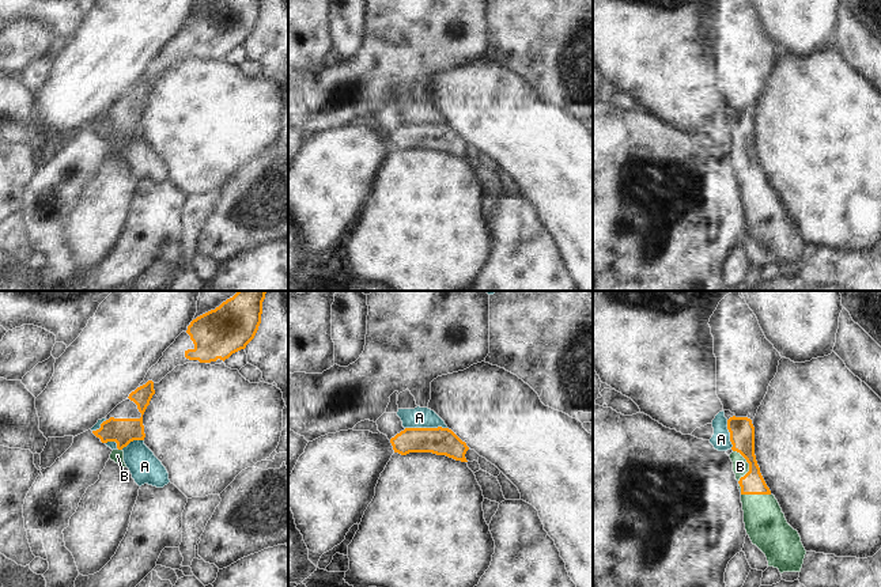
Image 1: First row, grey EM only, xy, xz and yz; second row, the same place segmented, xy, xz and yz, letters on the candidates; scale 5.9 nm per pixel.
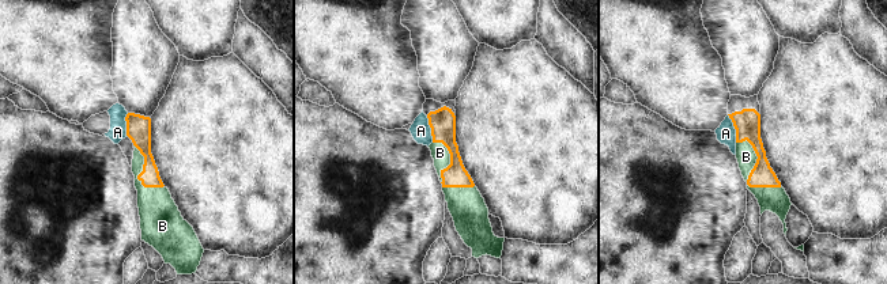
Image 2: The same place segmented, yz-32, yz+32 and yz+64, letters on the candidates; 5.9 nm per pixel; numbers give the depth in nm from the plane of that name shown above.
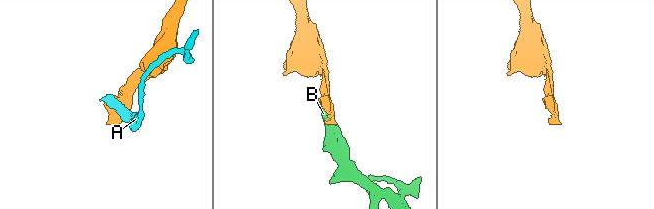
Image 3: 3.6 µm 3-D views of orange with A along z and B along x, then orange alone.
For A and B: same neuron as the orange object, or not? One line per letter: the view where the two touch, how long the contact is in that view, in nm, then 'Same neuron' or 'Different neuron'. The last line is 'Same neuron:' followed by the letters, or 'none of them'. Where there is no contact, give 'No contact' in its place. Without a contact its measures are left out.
A: Touches orange in xz. Shared border 240 nm. Different neuron
B: Touches orange in yz. Shared border 260 nm. Same neuron
Same neuron: B.

